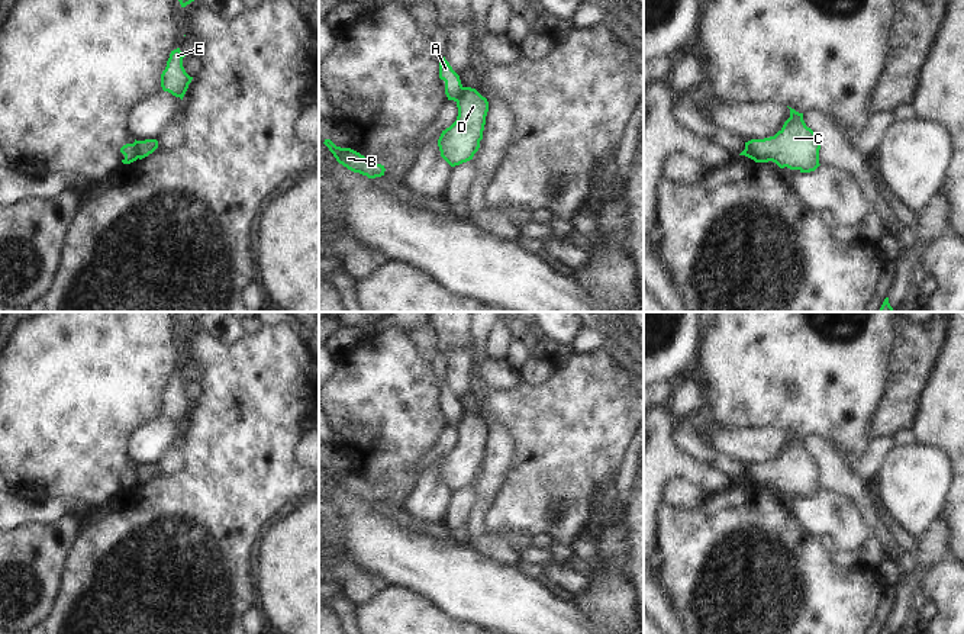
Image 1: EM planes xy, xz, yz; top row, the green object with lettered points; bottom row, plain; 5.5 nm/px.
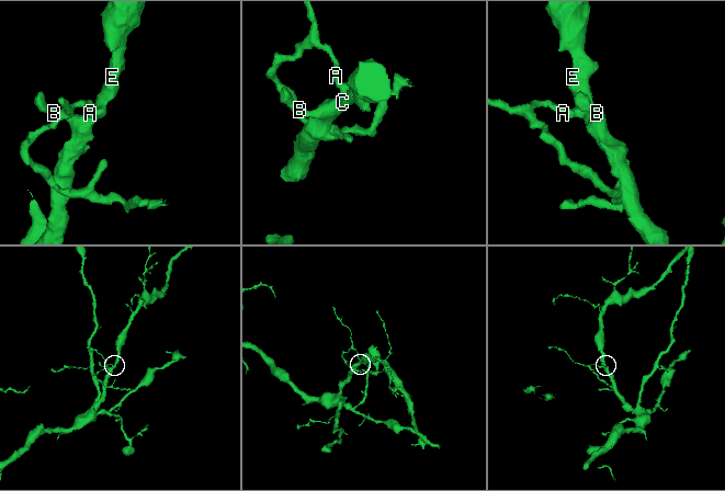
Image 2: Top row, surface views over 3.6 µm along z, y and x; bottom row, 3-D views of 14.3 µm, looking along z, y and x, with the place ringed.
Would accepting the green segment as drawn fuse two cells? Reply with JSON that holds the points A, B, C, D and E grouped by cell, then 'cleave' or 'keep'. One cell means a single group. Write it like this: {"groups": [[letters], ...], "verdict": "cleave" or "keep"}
{"groups": [["A"], ["B", "C", "D", "E"]], "verdict": "cleave"}

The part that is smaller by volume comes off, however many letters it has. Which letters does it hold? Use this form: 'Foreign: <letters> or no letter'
Foreign: A

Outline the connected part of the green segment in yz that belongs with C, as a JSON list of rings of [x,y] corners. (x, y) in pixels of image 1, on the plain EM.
[[[790,434],[790,442],[770,463],[745,467],[744,479],[755,487],[776,487],[780,493],[815,496],[819,489],[820,469],[816,458],[806,451],[803,438]]]

